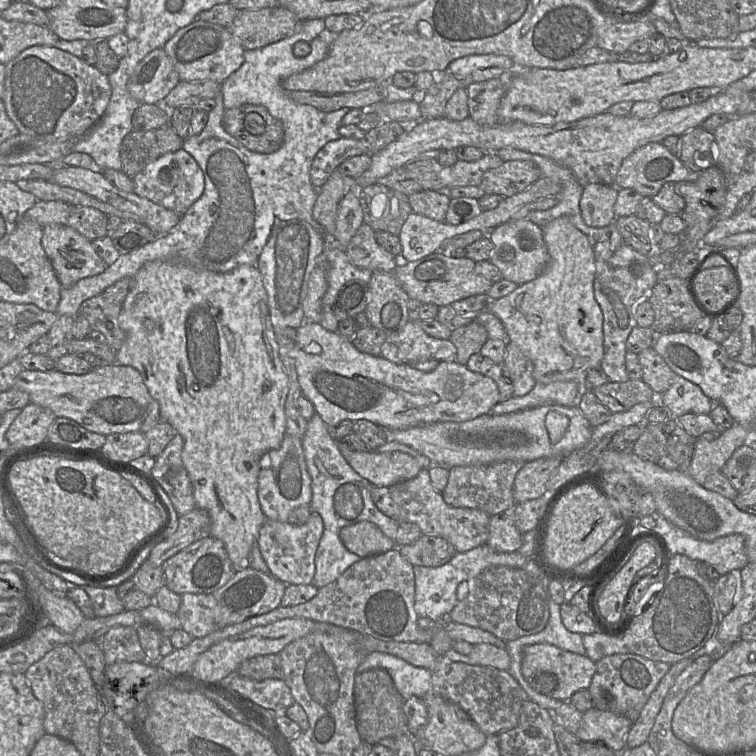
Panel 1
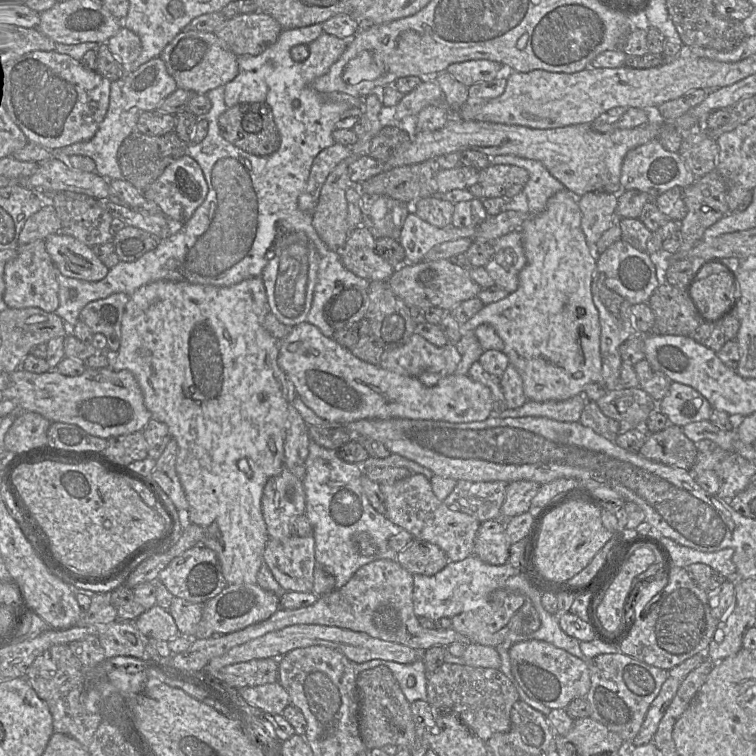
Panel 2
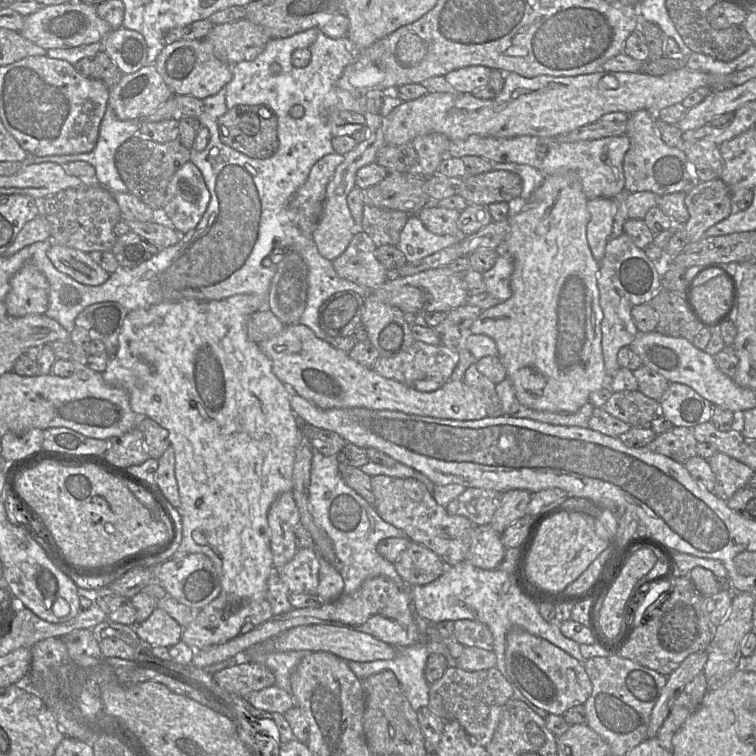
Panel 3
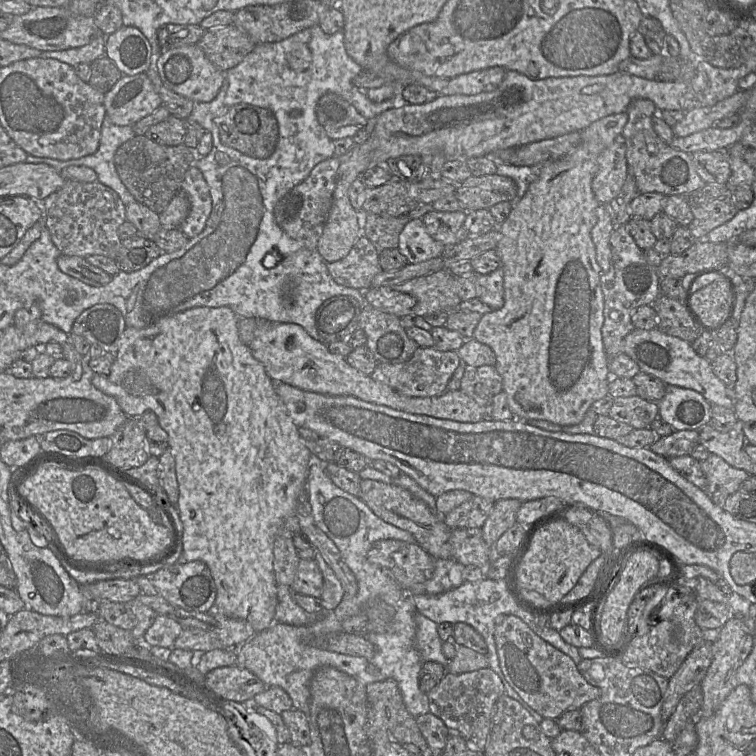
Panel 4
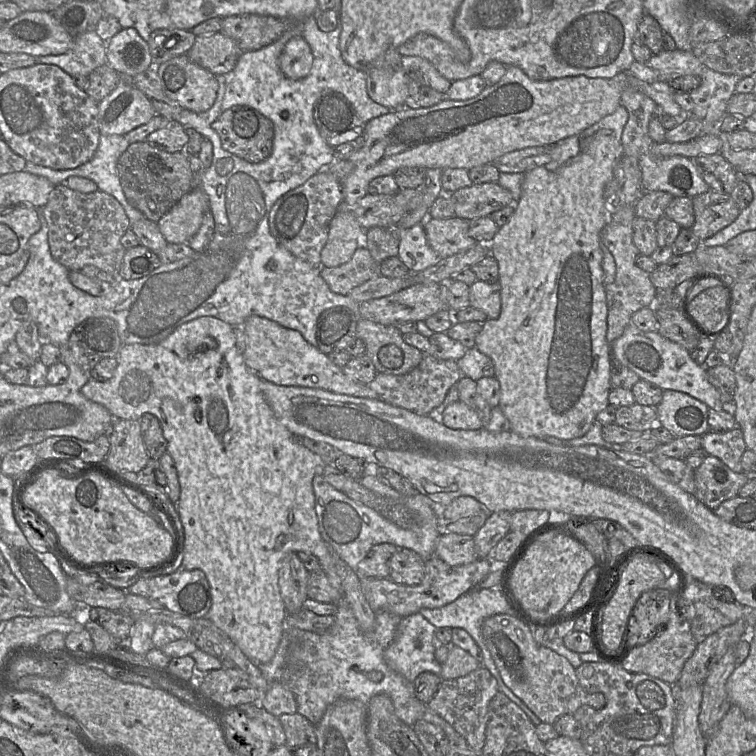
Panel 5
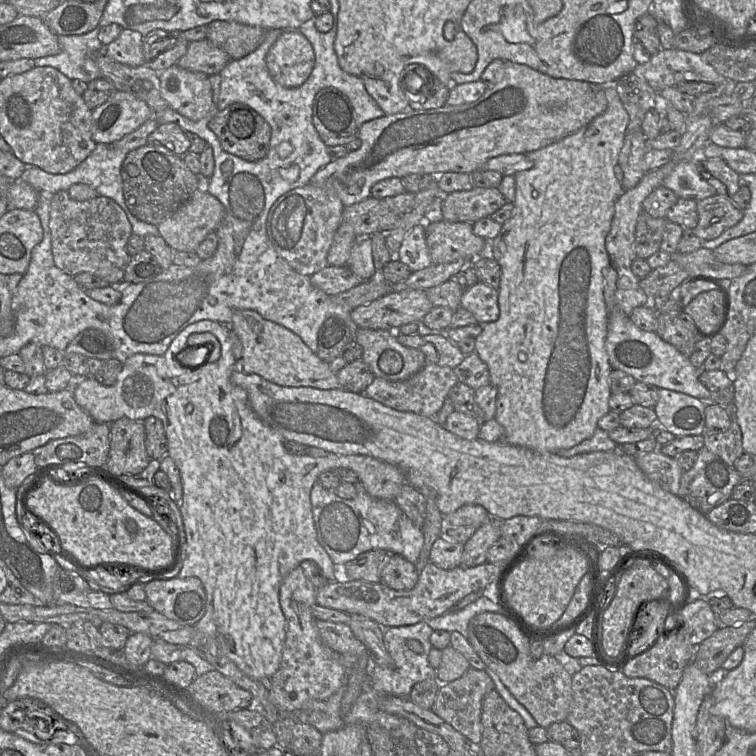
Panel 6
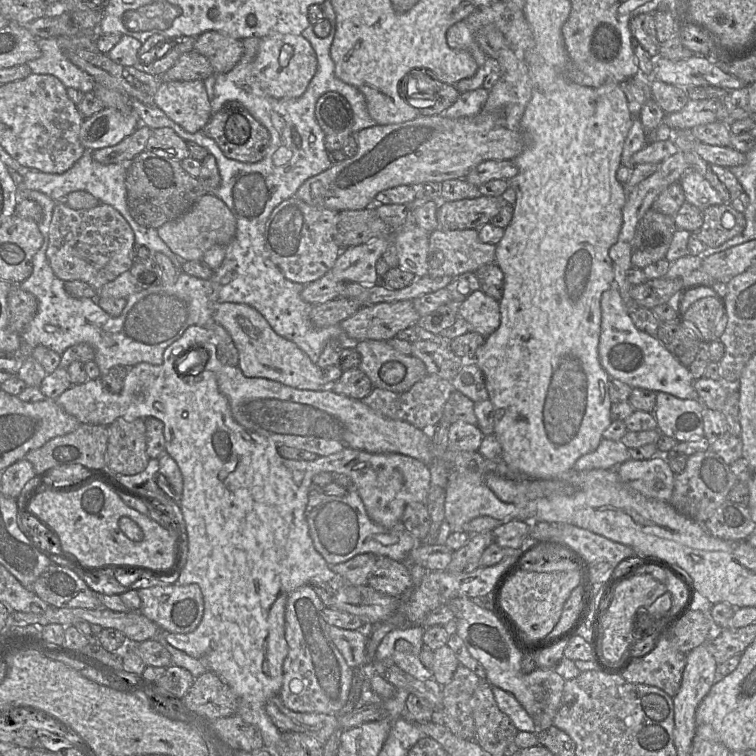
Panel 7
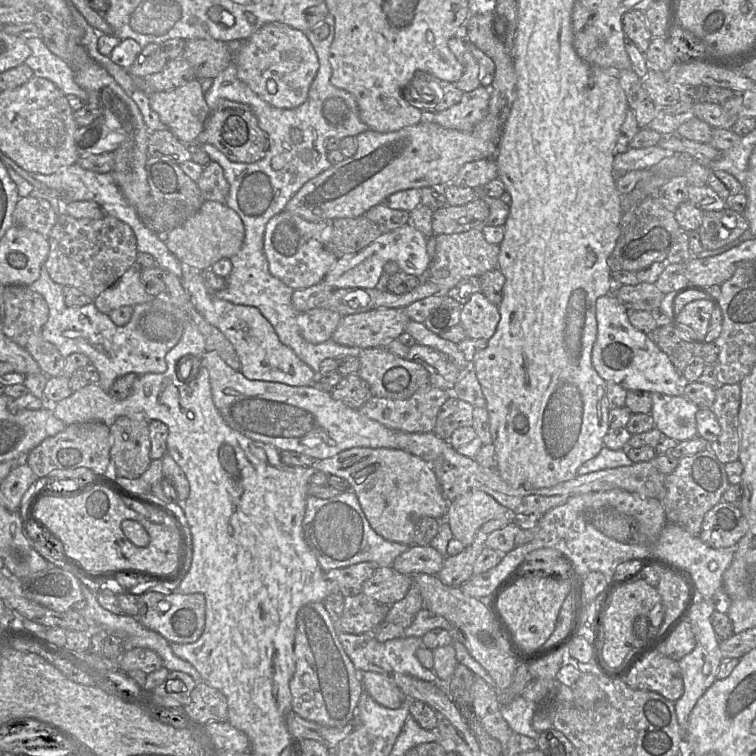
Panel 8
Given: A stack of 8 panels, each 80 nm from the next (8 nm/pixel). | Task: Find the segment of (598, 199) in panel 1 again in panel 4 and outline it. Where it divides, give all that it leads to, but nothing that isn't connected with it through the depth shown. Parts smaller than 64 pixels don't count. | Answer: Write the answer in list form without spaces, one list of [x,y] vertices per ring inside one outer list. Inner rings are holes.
[[[600,204],[597,207],[597,223],[591,230],[591,238],[596,249],[596,260],[603,273],[607,272],[611,265],[610,236],[614,230],[612,216],[607,205]]]

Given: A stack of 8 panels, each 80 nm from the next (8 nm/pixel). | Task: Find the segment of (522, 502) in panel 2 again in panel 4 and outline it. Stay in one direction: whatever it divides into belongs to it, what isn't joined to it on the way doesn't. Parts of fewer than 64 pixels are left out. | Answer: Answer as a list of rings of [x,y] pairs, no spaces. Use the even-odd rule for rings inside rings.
[[[503,499],[494,503],[494,507],[481,527],[484,541],[494,547],[502,534],[517,521],[516,516],[522,502],[517,499]]]

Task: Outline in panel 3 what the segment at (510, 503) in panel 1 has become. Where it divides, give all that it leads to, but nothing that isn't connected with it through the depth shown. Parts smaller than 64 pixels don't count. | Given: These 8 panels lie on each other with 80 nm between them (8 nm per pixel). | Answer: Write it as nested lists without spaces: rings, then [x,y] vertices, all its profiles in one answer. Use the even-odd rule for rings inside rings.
[[[466,488],[446,506],[446,510],[450,515],[468,518],[476,526],[490,524],[501,497],[502,493],[494,490]]]

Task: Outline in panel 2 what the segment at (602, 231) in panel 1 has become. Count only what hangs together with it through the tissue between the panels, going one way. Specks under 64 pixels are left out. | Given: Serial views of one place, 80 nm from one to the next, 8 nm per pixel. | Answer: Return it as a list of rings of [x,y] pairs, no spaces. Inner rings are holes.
[[[514,155],[490,157],[492,165],[514,165],[527,170],[529,180],[521,194],[525,195],[529,214],[541,213],[548,200],[565,186],[539,161],[520,158]]]

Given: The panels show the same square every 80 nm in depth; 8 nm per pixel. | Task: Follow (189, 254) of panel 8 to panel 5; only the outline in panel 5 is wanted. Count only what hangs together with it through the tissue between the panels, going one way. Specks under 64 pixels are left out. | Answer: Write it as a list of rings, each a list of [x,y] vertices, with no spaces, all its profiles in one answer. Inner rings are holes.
[[[194,188],[183,195],[157,224],[167,243],[187,244],[199,230],[208,210],[208,196]]]

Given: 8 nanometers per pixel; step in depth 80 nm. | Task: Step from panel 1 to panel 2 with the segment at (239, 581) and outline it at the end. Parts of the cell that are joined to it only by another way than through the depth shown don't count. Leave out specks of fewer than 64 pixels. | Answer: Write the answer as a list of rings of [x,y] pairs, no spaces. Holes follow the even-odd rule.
[[[258,584],[227,585],[223,591],[203,604],[202,618],[192,639],[206,639],[229,634],[270,618],[280,608],[280,598]]]

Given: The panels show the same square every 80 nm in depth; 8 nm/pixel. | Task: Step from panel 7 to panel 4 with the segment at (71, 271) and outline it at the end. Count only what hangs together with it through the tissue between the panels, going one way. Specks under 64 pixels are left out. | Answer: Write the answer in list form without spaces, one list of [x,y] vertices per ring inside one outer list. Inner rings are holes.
[[[66,181],[41,204],[44,226],[61,254],[84,258],[103,255],[116,259],[121,247],[117,230],[126,221],[126,215],[125,205],[111,188],[98,181]]]

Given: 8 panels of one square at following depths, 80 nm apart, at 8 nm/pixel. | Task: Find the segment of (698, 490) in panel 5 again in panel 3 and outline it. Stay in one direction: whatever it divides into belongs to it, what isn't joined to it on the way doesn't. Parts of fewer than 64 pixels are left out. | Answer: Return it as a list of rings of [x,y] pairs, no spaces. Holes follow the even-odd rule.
[[[718,451],[707,461],[715,475],[713,493],[724,501],[747,487],[755,472],[742,462]]]

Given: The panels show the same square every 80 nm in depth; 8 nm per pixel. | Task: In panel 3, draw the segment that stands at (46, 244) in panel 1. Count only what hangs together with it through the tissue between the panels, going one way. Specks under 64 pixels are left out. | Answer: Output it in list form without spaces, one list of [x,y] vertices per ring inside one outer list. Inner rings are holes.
[[[54,243],[47,255],[58,271],[84,285],[99,286],[109,278],[86,252]]]

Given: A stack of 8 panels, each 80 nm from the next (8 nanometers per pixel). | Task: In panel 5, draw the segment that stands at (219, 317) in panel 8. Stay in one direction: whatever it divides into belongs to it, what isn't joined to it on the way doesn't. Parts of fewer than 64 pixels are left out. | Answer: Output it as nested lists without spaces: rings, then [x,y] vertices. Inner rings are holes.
[[[252,315],[243,323],[246,349],[242,353],[245,364],[261,379],[283,386],[319,388],[338,394],[378,399],[368,385],[357,382],[344,374],[329,357],[305,340],[300,332],[281,326],[275,321]]]

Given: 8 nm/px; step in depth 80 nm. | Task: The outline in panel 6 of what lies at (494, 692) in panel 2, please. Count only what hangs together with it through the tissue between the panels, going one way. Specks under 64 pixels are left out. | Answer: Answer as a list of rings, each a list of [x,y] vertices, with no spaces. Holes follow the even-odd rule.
[[[470,667],[460,678],[440,684],[431,710],[467,739],[479,744],[482,738],[482,702],[485,695],[494,689],[494,682],[485,671]]]

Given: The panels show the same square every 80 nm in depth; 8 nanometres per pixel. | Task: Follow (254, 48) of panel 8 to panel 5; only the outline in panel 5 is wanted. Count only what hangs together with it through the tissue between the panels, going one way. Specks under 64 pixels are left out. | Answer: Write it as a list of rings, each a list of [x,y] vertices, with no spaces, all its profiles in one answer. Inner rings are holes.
[[[303,36],[291,38],[279,57],[279,66],[285,77],[291,80],[305,78],[312,68],[313,54]]]

